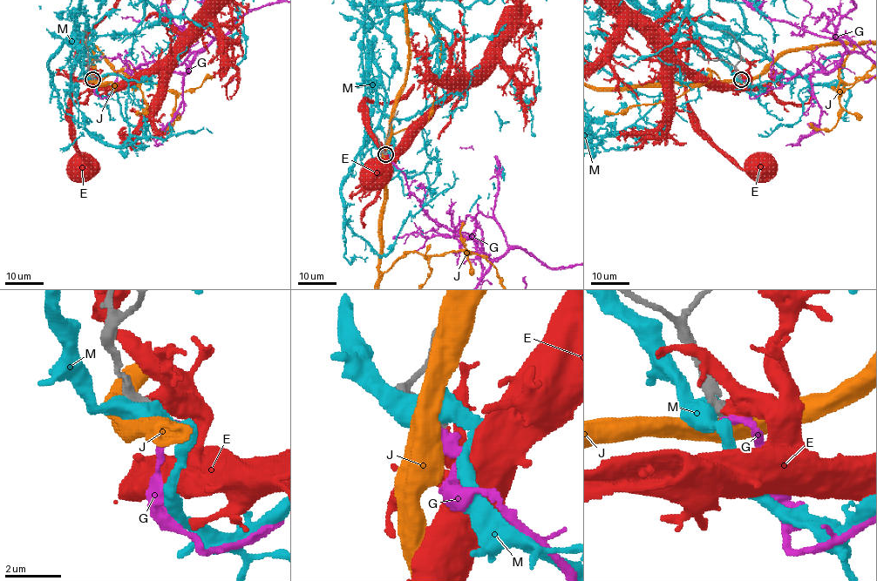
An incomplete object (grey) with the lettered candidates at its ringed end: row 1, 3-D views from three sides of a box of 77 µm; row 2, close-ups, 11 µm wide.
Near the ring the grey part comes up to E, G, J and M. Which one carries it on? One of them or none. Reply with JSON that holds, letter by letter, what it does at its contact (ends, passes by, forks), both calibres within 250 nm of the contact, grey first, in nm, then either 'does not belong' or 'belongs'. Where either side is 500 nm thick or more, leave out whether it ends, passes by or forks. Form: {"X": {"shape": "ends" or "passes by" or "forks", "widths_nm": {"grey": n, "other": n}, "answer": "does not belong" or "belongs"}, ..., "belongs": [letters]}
{"E": {"widths_nm": {"grey": 400, "other": 500}, "answer": "does not belong"}, "G": {"shape": "ends", "widths_nm": {"grey": 400, "other": 360}, "answer": "belongs"}, "J": {"widths_nm": {"grey": 400, "other": 600}, "answer": "does not belong"}, "M": {"widths_nm": {"grey": 500, "other": 650}, "answer": "does not belong"}, "belongs": ["G"]}

